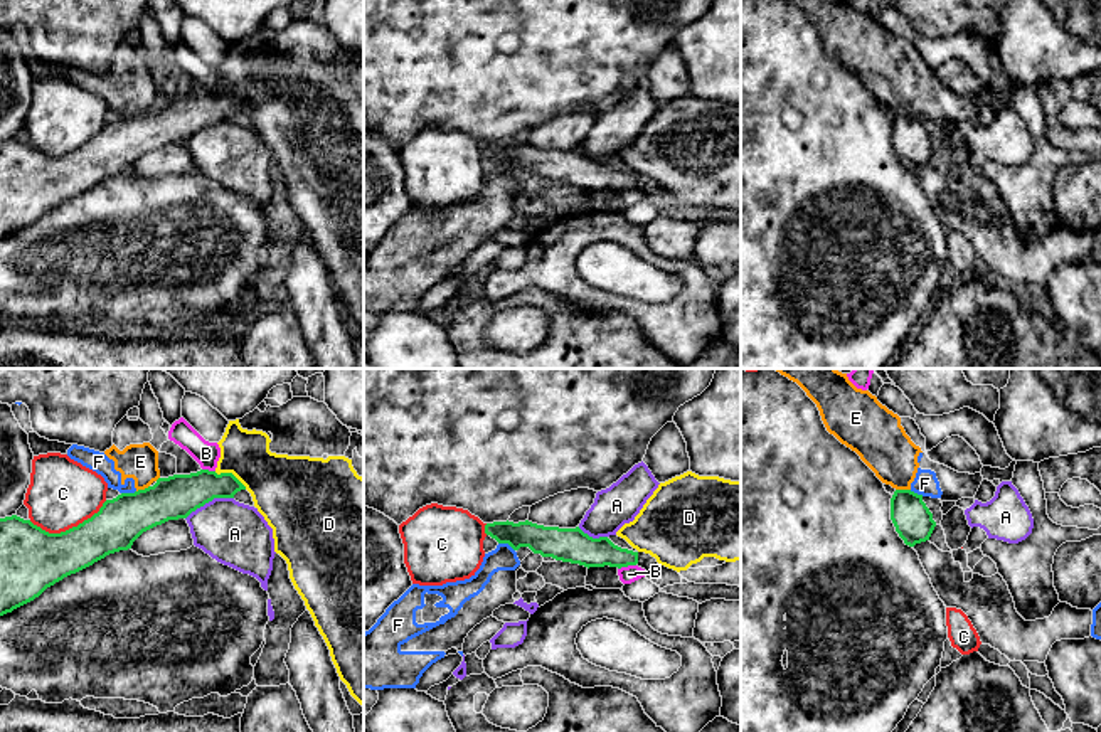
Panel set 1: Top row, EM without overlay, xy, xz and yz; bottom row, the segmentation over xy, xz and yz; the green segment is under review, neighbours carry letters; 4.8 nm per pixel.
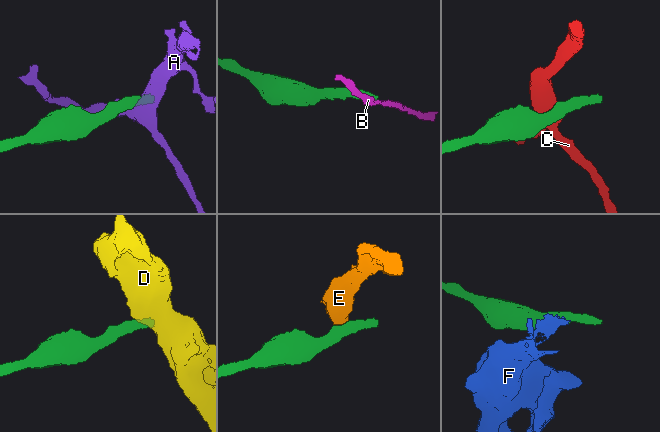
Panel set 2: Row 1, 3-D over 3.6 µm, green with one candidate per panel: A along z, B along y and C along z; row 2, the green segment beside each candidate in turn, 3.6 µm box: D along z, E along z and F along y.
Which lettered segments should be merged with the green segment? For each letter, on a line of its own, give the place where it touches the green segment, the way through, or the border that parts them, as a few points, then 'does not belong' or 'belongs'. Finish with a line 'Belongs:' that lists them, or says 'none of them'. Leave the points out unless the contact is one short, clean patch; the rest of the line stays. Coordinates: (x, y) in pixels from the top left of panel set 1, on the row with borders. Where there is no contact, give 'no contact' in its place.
A: xy (209, 500) | along xy (233, 497), (214, 497), (186, 519) | does not belong
B: xz (627, 566) | along xz (635, 564), (618, 569) | does not belong
C: xy (69, 529) | does not belong
D: xy (231, 473) | along xy (214, 472), (231, 473), (246, 488) | does not belong
E: yz (903, 490) | along yz (896, 488), (909, 490) | does not belong
F: xz (507, 542) | along xz (499, 542), (505, 542), (514, 551) | does not belong
Belongs: none of them

